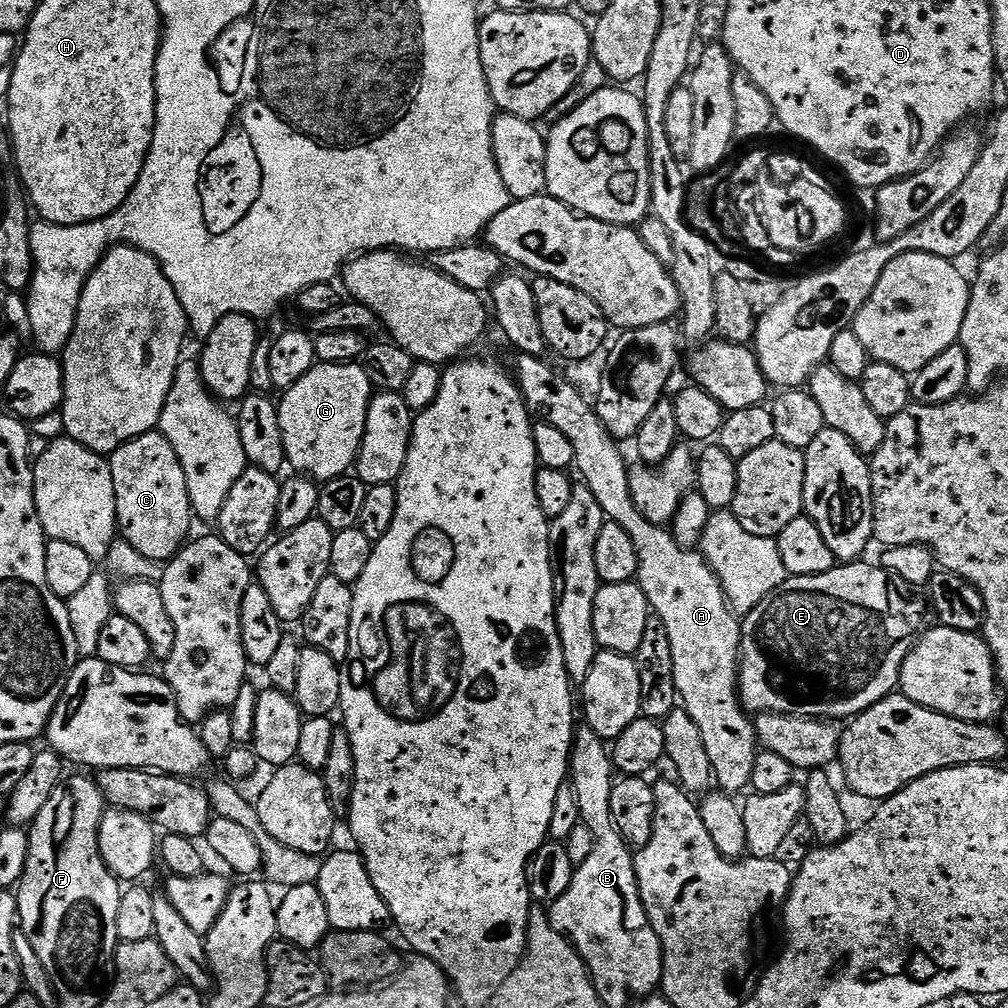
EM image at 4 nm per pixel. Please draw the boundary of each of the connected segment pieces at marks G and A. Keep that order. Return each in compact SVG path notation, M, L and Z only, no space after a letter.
M317 363L309 372L302 374L294 386L283 389L279 397L280 425L284 439L284 455L287 463L296 467L297 473L303 474L317 482L327 482L345 475L355 465L360 454L362 438L366 430L366 414L374 389L370 378L366 378L363 363L322 364Z
M521 355L520 361L514 367L514 378L524 395L524 404L528 411L541 424L554 426L554 430L562 430L566 438L570 438L570 446L574 446L575 471L580 471L579 479L594 494L598 506L602 506L605 517L611 523L622 526L626 534L634 542L634 550L638 550L638 571L636 580L646 594L649 609L666 626L666 634L670 634L670 654L674 654L674 682L676 694L682 708L688 712L690 718L698 726L702 734L703 745L709 755L710 766L715 783L723 791L736 794L739 788L747 789L752 782L754 758L758 751L756 739L756 725L743 704L740 703L740 625L728 600L724 597L722 586L718 578L699 551L684 548L673 539L673 533L667 527L661 526L648 519L644 513L638 511L630 494L629 461L624 461L620 453L621 445L609 435L606 426L598 418L595 407L559 372L547 364L547 359L539 356Z

